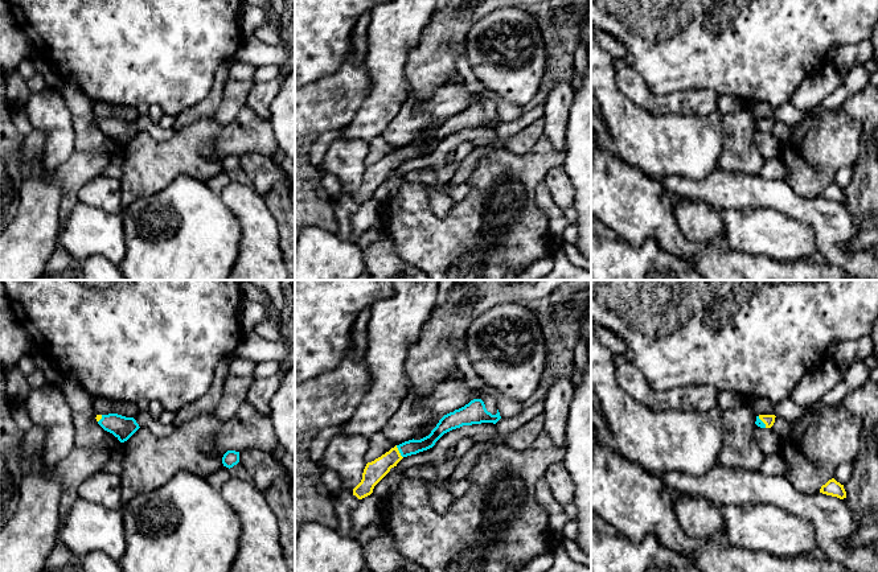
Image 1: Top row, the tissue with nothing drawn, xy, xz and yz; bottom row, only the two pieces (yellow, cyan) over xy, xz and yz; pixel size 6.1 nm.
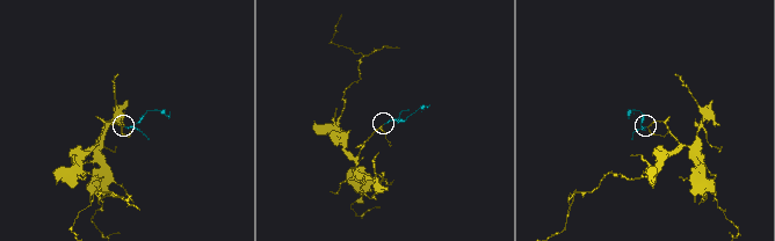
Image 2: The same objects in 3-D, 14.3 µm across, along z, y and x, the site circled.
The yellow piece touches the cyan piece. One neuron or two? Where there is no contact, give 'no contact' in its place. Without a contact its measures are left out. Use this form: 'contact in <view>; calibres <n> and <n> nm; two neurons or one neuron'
contact in xz; calibres 120 and 90 nm; one neuron

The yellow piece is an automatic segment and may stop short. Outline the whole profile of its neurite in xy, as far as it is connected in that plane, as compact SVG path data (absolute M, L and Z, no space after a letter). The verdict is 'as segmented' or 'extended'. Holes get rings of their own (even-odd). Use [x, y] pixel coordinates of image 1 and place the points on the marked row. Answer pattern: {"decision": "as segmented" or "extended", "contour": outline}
{"decision": "extended", "contour": "M118 413L97 415L98 424L112 433L120 443L127 441L140 427L134 417Z"}

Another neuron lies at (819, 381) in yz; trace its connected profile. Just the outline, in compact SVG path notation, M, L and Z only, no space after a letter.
M826 358L801 378L793 388L791 399L801 407L811 407L840 384L842 378L844 371L830 358Z

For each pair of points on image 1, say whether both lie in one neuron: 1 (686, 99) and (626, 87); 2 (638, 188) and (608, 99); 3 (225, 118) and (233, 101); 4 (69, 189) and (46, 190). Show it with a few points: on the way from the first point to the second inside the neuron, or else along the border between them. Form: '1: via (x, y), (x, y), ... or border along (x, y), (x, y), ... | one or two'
1: via (672, 102), (649, 102), (640, 94) | one
2: border along (604, 149), (657, 180) | two
3: via (225, 114), (230, 105) | one
4: border along (54, 171), (54, 178), (61, 190), (60, 221) | two

